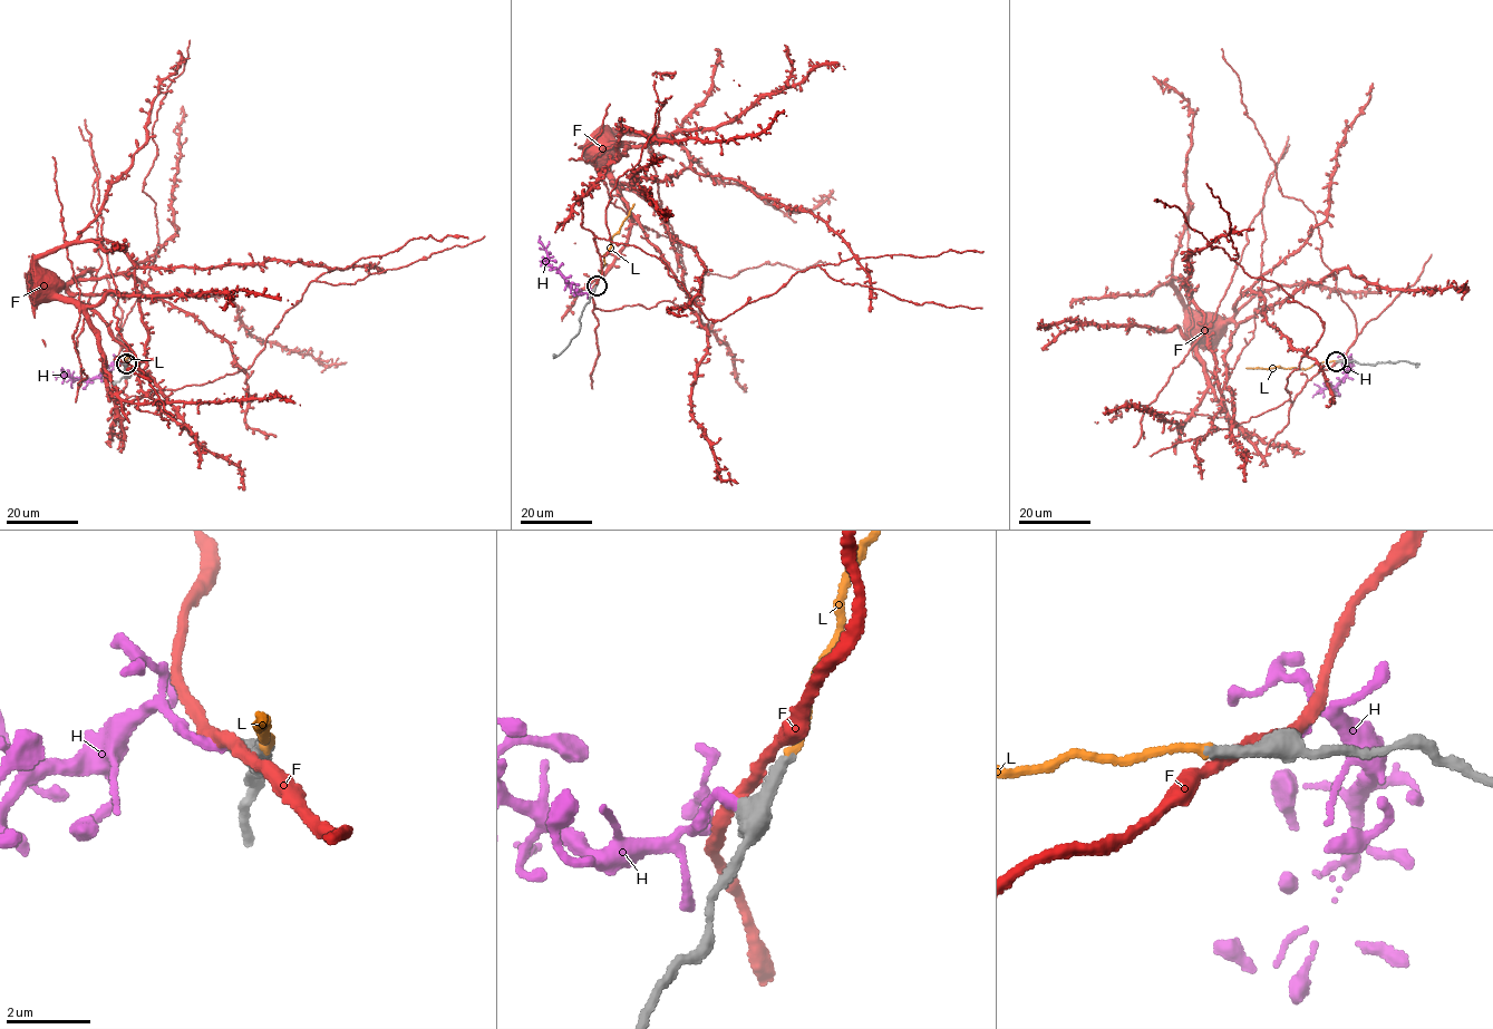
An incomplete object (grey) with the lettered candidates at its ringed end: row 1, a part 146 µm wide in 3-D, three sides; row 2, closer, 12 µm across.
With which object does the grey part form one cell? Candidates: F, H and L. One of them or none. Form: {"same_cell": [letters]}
{"same_cell": ["L"]}

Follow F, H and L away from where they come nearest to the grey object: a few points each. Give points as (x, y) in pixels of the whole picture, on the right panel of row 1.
F: (1338, 361), (1308, 379), (1263, 456), (1205, 376), (1194, 348), (1201, 337), (1191, 324), (1200, 322)
H: (1341, 360), (1346, 358), (1350, 362), (1337, 387), (1318, 390), (1312, 397)
L: (1337, 361), (1300, 369), (1247, 368)

